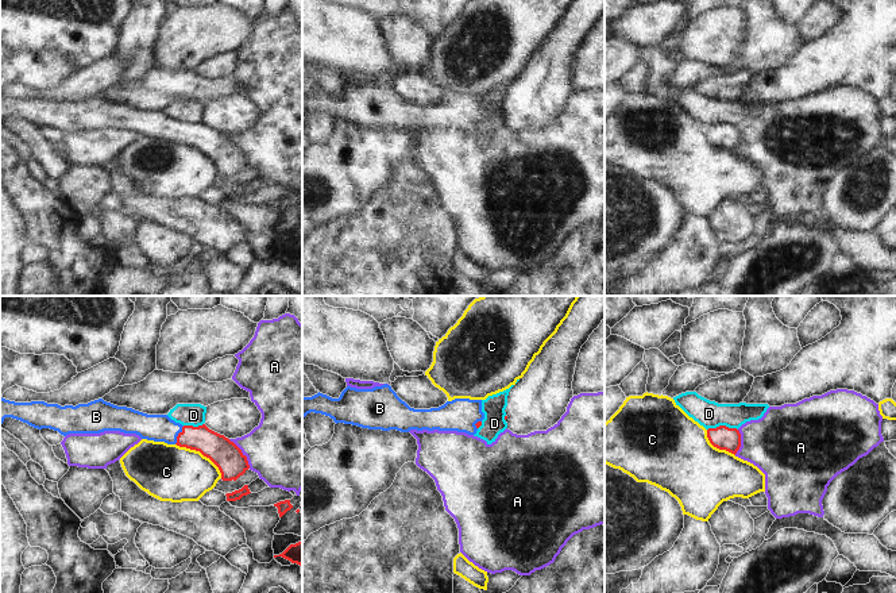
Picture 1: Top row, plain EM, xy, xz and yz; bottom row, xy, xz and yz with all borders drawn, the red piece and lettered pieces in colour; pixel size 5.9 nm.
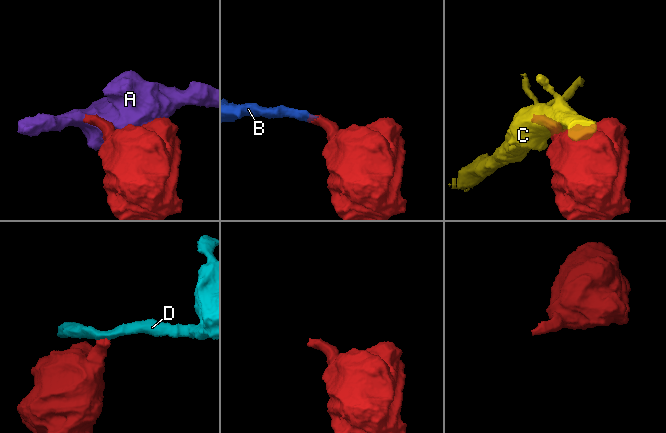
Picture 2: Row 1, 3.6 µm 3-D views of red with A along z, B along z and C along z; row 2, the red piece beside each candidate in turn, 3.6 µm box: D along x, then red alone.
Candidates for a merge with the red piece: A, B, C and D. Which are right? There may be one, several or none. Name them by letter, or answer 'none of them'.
B

